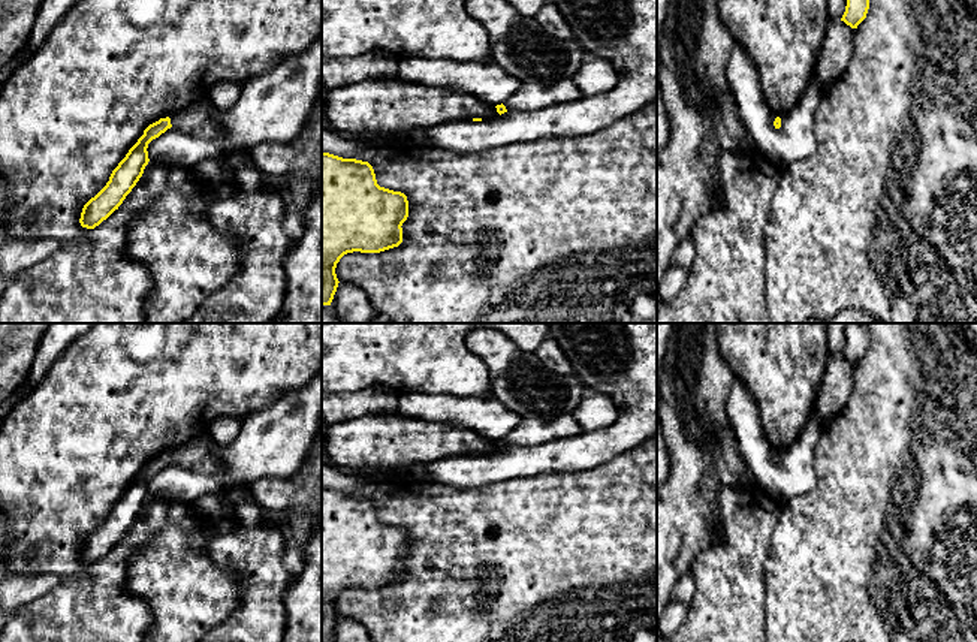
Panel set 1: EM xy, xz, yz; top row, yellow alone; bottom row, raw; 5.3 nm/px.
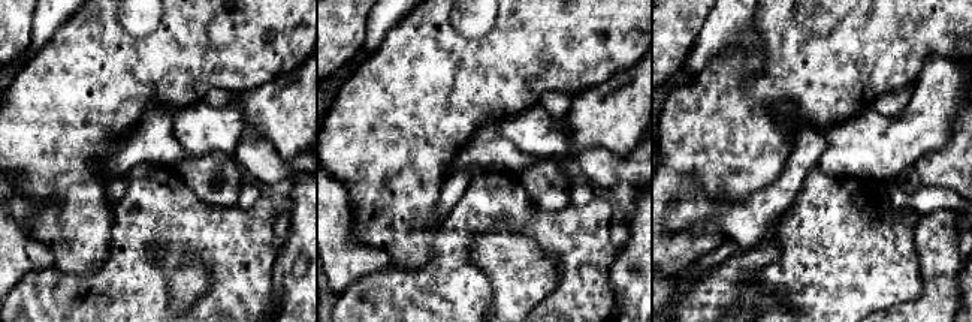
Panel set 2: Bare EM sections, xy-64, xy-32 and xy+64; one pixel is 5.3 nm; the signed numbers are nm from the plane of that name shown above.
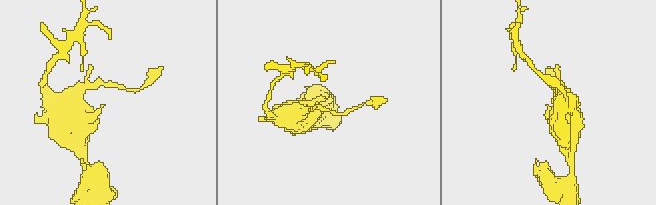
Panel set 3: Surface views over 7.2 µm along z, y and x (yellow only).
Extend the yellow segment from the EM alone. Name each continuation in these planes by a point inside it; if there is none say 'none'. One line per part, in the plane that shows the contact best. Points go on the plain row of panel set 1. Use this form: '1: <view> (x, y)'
1: xy (198, 455)

